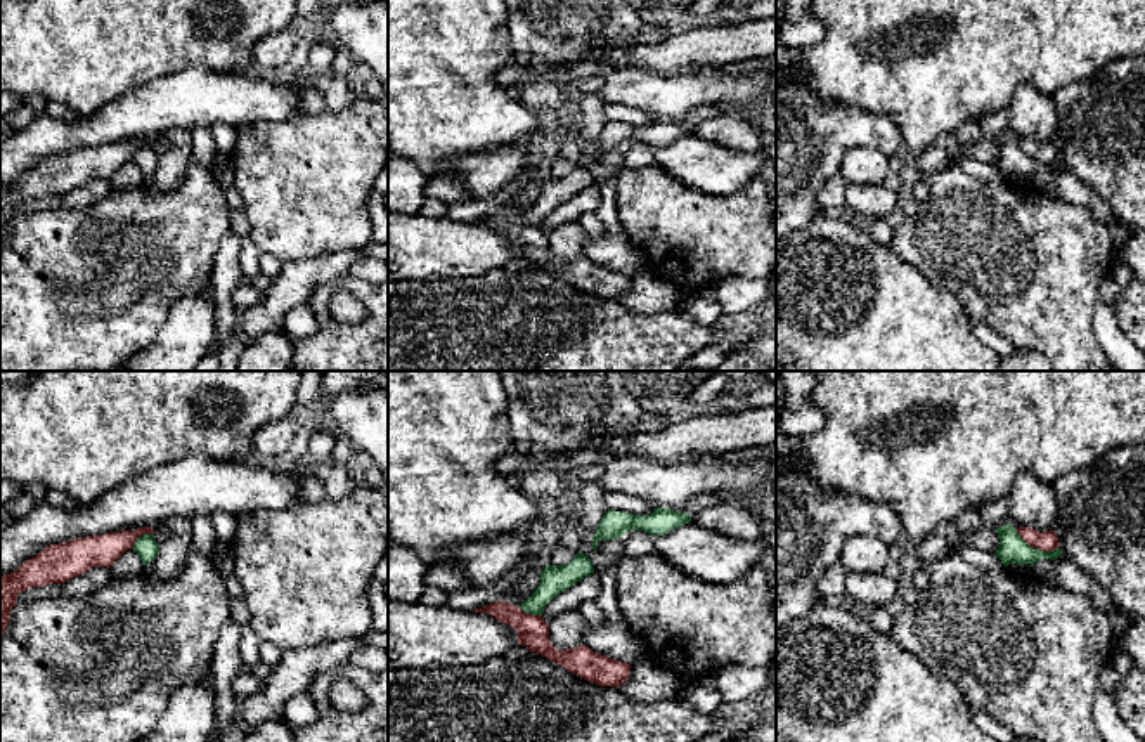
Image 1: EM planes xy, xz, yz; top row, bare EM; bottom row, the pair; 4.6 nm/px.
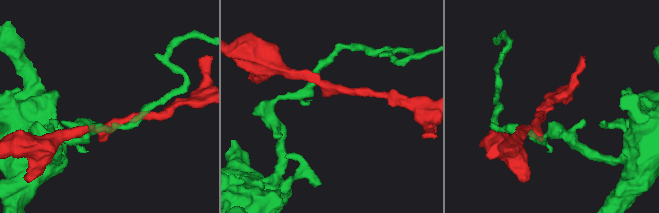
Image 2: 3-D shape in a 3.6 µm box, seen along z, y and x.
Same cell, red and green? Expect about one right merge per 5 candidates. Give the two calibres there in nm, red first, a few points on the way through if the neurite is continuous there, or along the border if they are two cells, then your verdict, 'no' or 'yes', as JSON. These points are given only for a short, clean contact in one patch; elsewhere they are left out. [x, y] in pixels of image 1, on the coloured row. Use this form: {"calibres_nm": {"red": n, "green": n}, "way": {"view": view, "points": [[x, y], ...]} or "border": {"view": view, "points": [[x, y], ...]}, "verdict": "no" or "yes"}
{"calibres_nm": {"red": 100, "green": 130}, "border": {"view": "yz", "points": [[1015, 529], [1033, 546], [1047, 552], [1059, 548]]}, "verdict": "no"}

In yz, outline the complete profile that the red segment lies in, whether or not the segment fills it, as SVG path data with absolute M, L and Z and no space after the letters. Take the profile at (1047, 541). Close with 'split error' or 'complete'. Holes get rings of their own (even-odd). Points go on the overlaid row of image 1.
M1019 527L1017 532L1029 546L1038 548L1041 551L1048 553L1060 548L1058 536L1055 534L1055 530L1039 532L1031 527Z; complete

